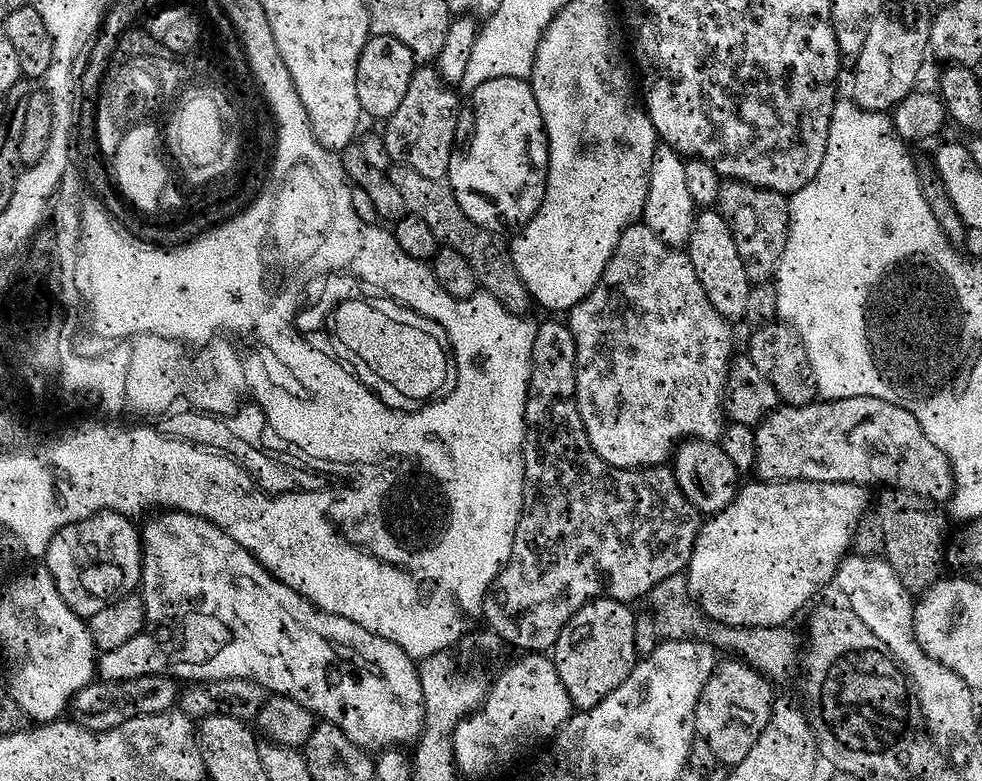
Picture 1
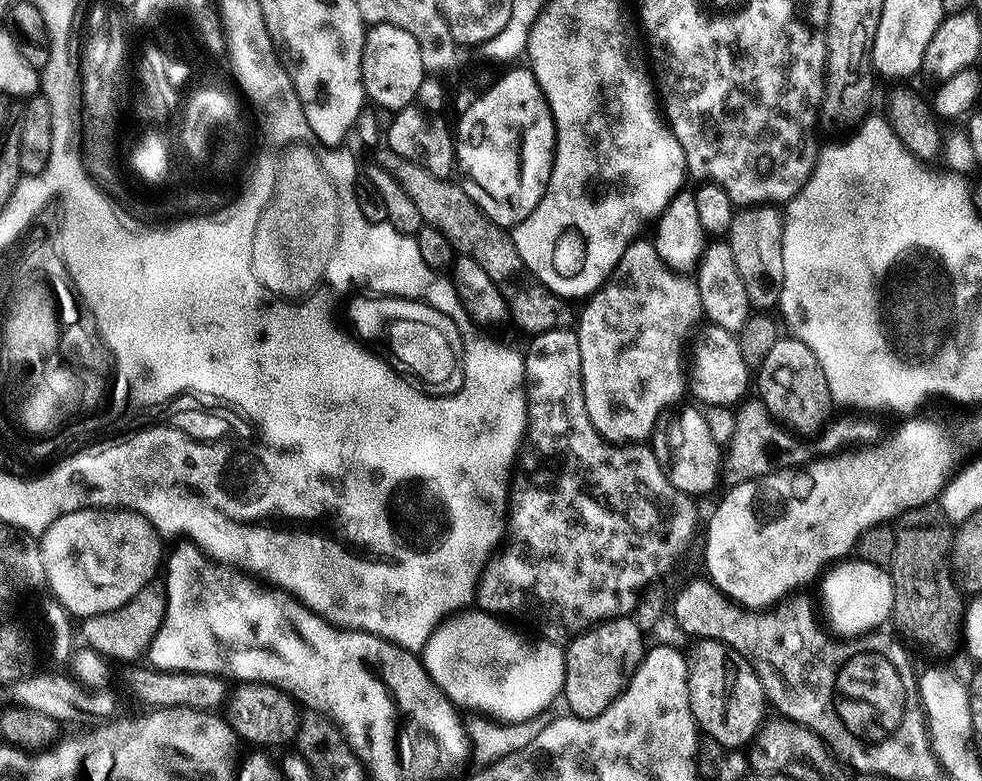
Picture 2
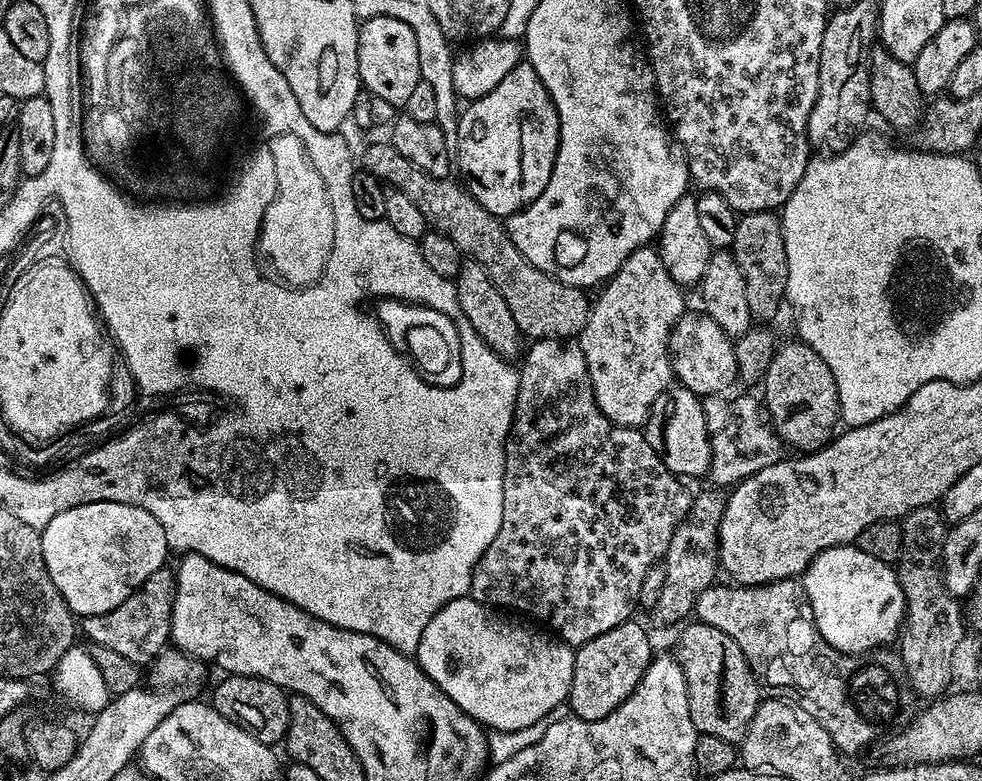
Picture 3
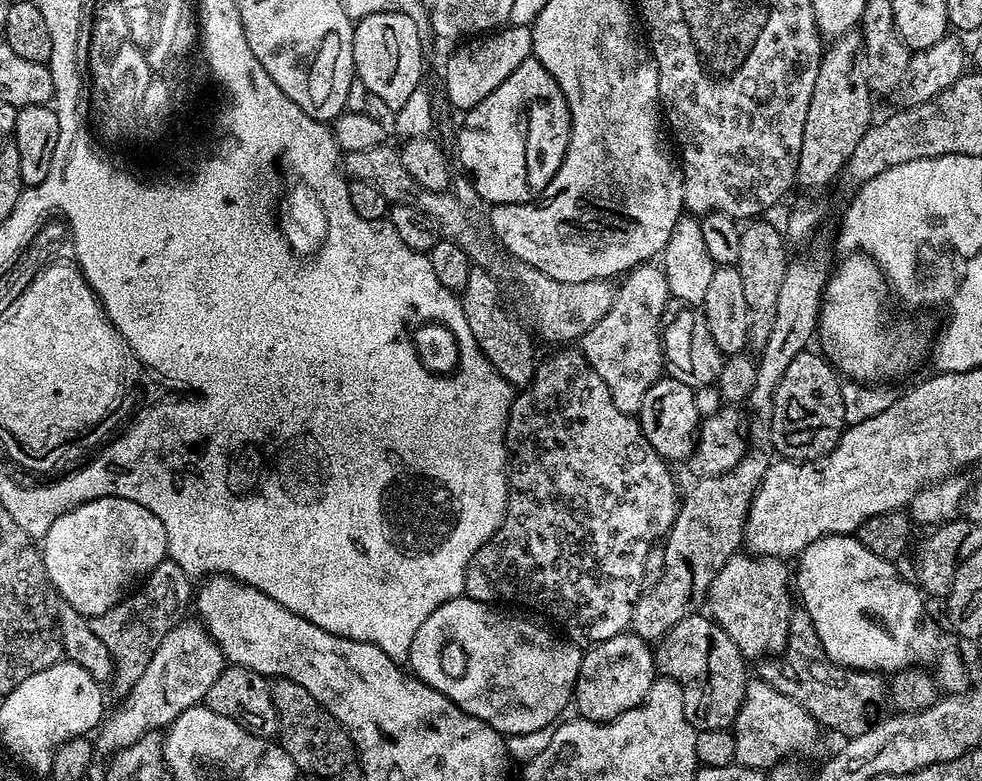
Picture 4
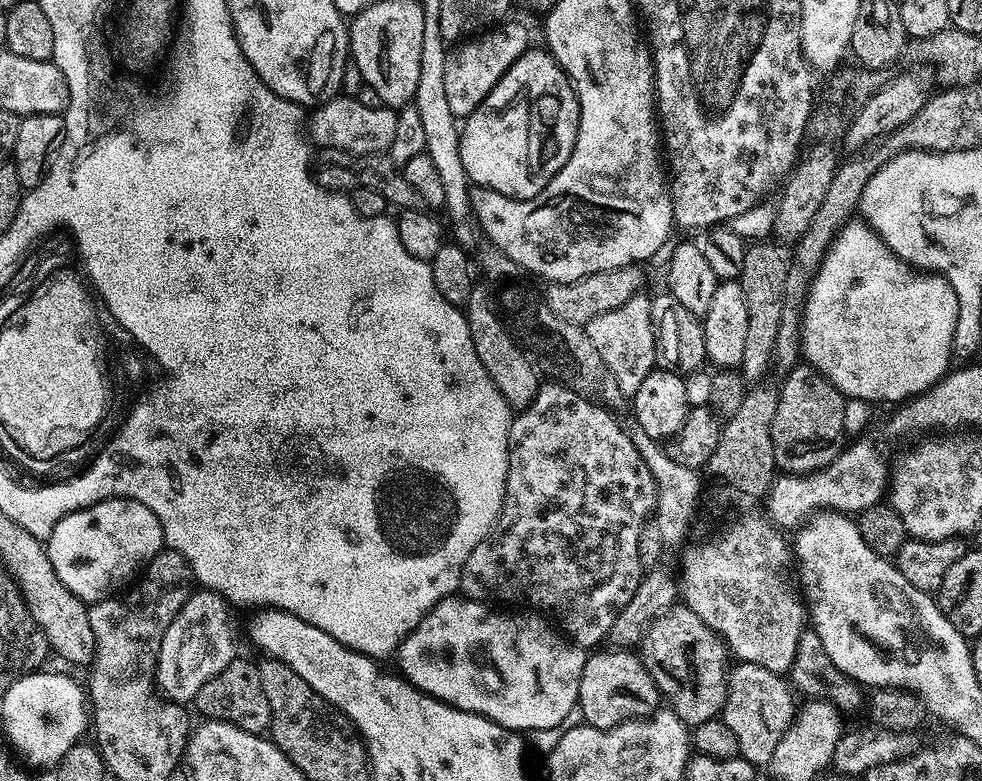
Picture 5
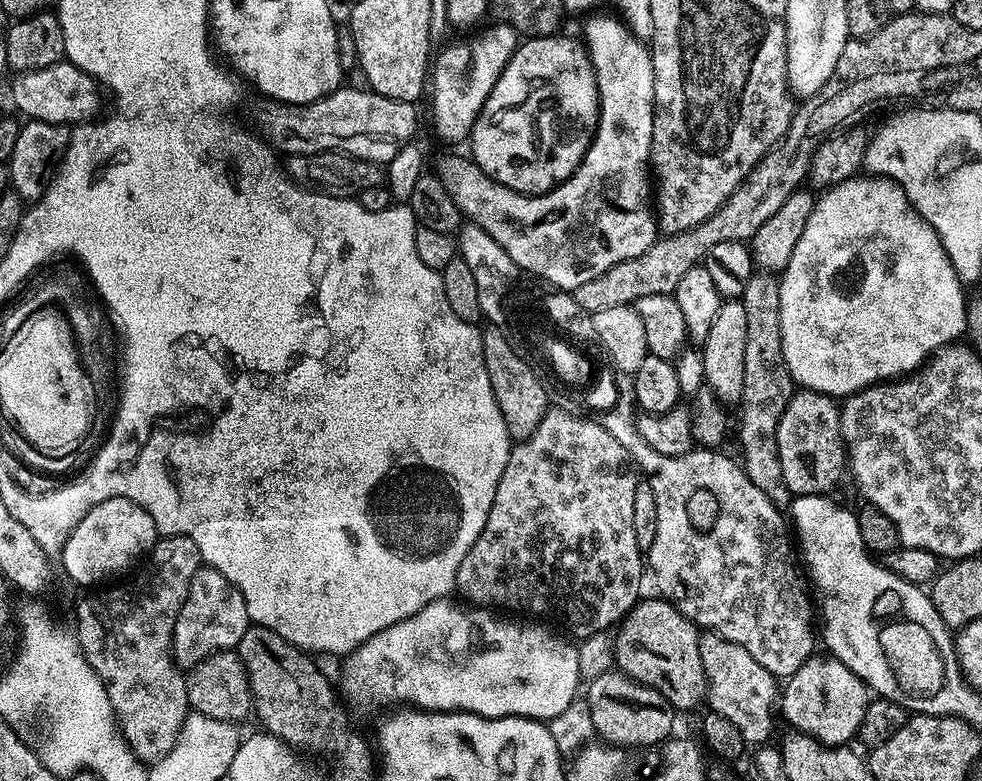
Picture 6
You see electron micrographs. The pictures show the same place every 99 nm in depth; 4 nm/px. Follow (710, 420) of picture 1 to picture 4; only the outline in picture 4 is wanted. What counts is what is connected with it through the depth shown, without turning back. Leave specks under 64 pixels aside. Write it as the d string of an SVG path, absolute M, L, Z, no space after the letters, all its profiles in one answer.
M645 262L627 273L619 281L621 284L618 284L616 288L616 297L610 310L606 310L606 318L598 321L582 337L584 359L588 361L593 372L598 374L598 378L602 378L602 382L606 382L614 406L618 406L618 410L629 414L639 413L642 398L646 398L646 390L650 390L650 386L654 386L654 382L662 375L662 321L665 319L664 307L670 304L670 297L664 269L657 265L655 268L654 265L655 263Z

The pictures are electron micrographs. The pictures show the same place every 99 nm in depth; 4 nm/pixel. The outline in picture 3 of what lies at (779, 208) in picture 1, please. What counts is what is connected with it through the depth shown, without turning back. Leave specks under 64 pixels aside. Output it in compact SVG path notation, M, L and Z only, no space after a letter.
M775 211L746 212L737 219L734 242L730 249L736 257L738 270L746 278L746 298L750 302L753 317L760 322L772 322L780 304L786 300L786 282L789 268L786 266L786 246L784 245L784 225Z

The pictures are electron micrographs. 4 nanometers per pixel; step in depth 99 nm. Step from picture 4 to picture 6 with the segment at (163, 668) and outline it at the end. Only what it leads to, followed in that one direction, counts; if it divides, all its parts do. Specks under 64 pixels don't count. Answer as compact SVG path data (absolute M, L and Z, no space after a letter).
M201 566L190 582L190 590L186 594L186 602L178 614L178 622L174 622L172 658L180 670L196 668L208 656L212 656L216 652L226 652L235 649L239 645L242 634L246 634L246 630L249 627L250 617L242 594L229 582L227 576L218 574L218 570L213 568Z

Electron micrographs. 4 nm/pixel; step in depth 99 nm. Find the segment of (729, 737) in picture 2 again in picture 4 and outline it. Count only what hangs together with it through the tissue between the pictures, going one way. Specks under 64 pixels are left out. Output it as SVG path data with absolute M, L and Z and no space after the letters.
M689 614L682 618L655 645L656 667L661 677L680 685L682 702L686 710L686 722L697 732L731 729L736 723L740 704L750 673L744 669L746 657L730 642L730 634L722 630L707 615Z

